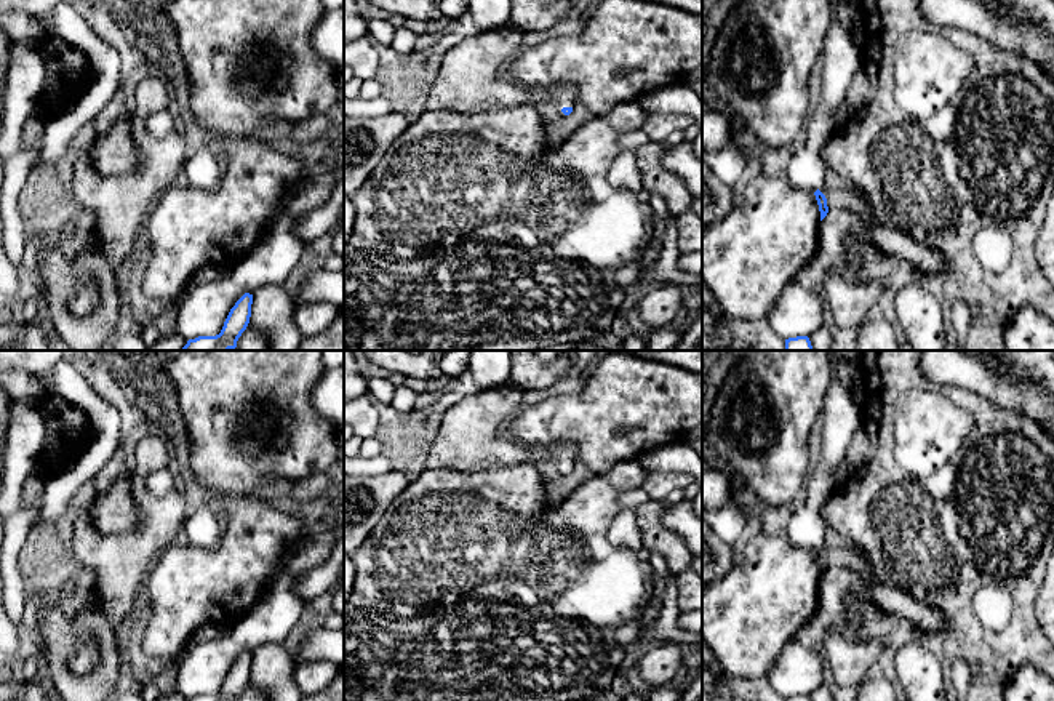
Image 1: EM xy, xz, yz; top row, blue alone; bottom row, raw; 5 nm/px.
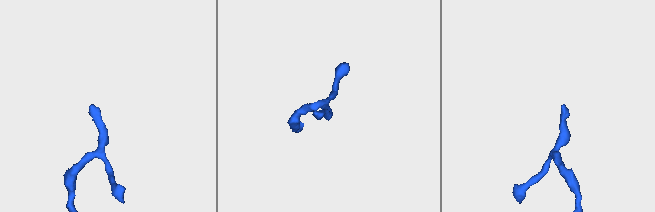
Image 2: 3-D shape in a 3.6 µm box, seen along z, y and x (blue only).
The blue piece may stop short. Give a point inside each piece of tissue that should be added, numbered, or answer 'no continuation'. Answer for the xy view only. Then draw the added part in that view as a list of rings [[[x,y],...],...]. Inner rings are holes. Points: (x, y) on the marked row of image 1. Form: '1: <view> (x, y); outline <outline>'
no continuation

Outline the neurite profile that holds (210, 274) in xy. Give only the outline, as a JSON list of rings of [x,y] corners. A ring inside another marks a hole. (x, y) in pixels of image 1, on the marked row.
[[[206,267],[200,272],[197,272],[190,283],[189,288],[202,285],[202,283],[208,283],[208,282],[214,282],[214,280],[221,280],[226,275],[229,275],[230,269],[221,269],[221,267]]]

